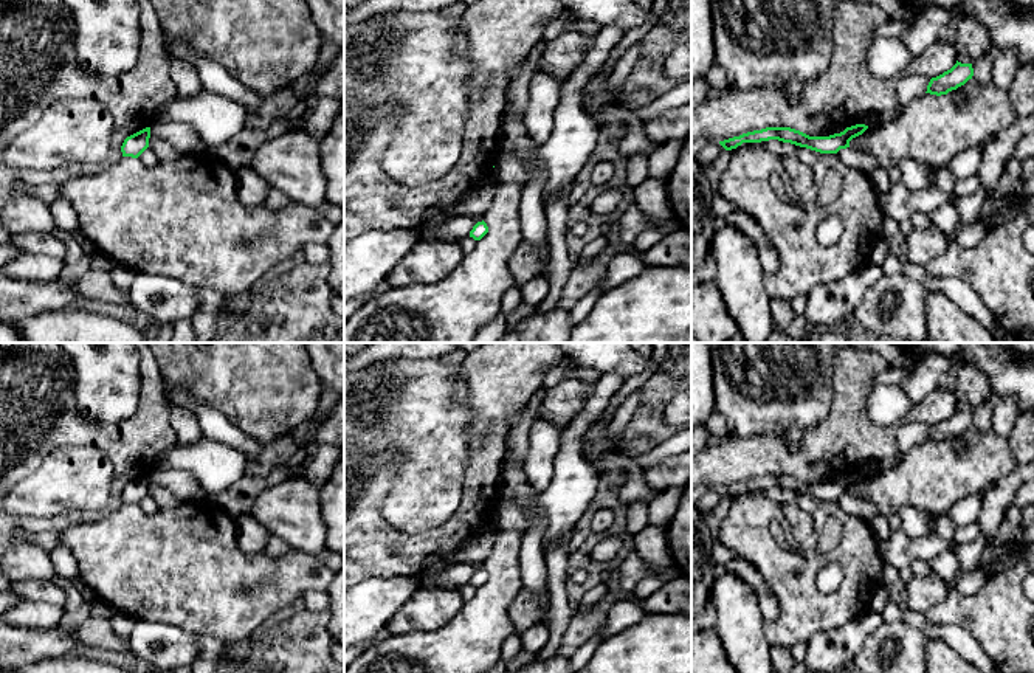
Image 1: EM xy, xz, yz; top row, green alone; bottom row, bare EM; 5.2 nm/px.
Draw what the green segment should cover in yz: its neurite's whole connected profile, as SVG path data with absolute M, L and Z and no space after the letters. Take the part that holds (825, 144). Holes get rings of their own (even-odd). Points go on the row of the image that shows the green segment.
M856 124L856 126L846 127L840 133L834 133L829 136L809 136L791 127L766 127L761 130L747 132L739 136L719 141L719 144L726 150L732 150L741 146L743 143L761 143L769 140L778 140L778 141L791 143L820 154L837 154L840 149L850 147L850 141L862 135L867 129L868 126L865 124Z

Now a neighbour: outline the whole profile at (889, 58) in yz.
M899 37L876 39L868 50L868 70L885 79L899 79L915 56Z

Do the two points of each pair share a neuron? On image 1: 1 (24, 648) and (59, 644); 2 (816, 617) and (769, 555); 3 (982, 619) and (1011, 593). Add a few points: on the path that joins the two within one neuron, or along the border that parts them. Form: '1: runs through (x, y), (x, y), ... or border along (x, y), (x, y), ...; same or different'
1: runs through (33, 645), (50, 644); same
2: runs through (802, 602), (794, 583), (782, 571); same
3: runs through (989, 614), (1003, 600); same

